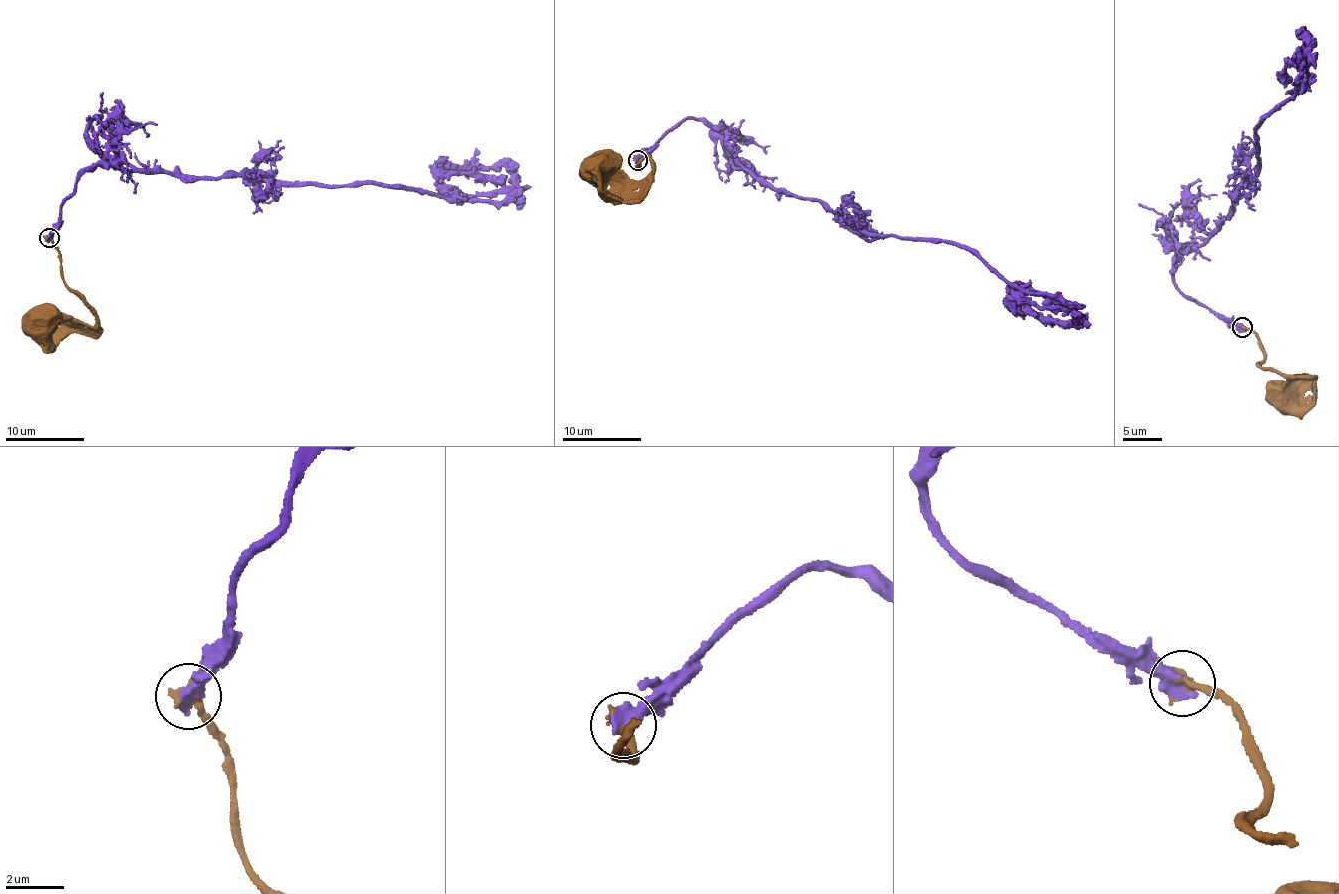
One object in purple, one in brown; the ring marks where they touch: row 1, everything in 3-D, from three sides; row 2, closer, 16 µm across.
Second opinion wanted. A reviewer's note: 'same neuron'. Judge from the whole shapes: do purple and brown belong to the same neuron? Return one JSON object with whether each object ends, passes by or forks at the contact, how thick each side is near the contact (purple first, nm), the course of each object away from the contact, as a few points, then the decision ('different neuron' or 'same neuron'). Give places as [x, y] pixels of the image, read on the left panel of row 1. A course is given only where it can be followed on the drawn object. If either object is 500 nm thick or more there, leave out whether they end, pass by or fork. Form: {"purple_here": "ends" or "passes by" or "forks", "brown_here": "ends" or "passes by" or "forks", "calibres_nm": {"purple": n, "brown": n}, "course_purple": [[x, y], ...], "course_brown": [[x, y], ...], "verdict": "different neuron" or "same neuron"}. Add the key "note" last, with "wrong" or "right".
{"calibres_nm": {"purple": 550, "brown": 420}, "course_purple": [[49, 238], [80, 177], [109, 164], [177, 175], [378, 183], [458, 201], [497, 186], [438, 174], [429, 164]], "course_brown": [[49, 238], [59, 254], [66, 286], [86, 304], [97, 321], [93, 325], [42, 312], [34, 316], [38, 320]], "verdict": "same neuron", "note": "right"}

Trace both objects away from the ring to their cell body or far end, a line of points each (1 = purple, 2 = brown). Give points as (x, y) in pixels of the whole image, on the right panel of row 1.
1: (1242, 327), (1189, 298), (1172, 273), (1227, 216), (1257, 165), (1255, 127), (1307, 73), (1299, 61), (1282, 75)
2: (1242, 327), (1256, 334), (1264, 360), (1260, 366), (1292, 379), (1283, 387), (1284, 396)

